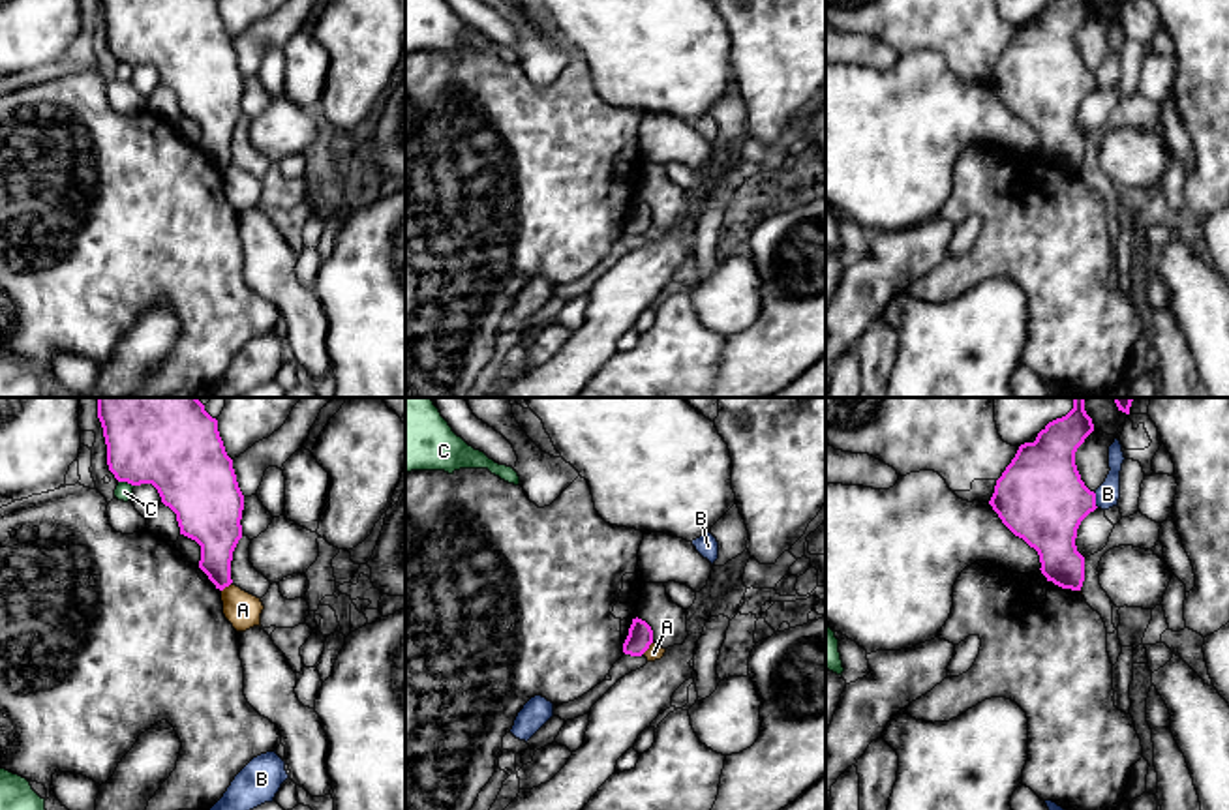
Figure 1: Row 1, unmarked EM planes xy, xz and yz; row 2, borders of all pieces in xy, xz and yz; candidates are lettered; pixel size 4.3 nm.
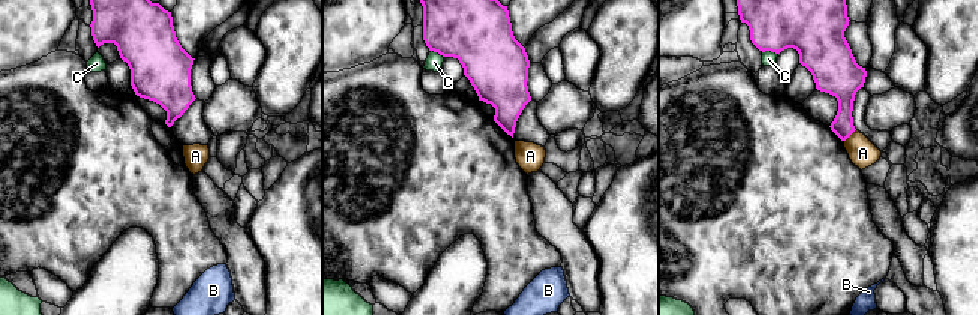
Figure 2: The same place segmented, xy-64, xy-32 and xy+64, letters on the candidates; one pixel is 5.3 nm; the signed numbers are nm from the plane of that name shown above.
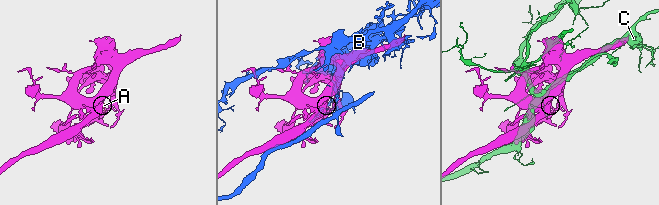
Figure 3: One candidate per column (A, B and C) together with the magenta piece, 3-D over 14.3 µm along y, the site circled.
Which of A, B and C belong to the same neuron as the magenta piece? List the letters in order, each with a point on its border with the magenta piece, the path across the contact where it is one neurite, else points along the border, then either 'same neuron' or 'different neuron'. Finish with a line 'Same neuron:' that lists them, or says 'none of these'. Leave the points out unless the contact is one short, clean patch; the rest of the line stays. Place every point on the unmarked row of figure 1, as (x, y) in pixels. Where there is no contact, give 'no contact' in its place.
A: xz (648, 227) | along xz (652, 222), (642, 233) | different neuron
B: yz (1094, 79) | different neuron
C: xy (126, 60) | different neuron
Same neuron: none of these

